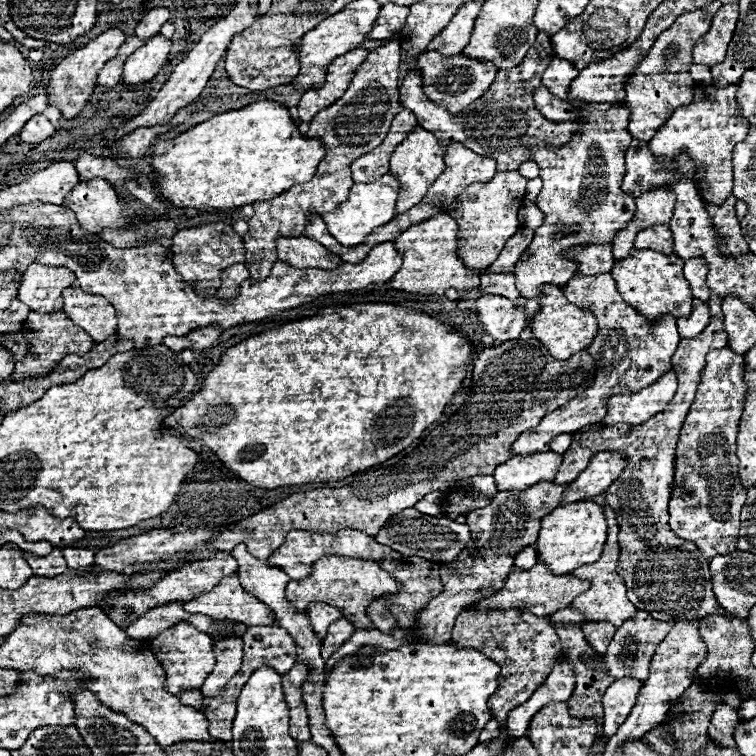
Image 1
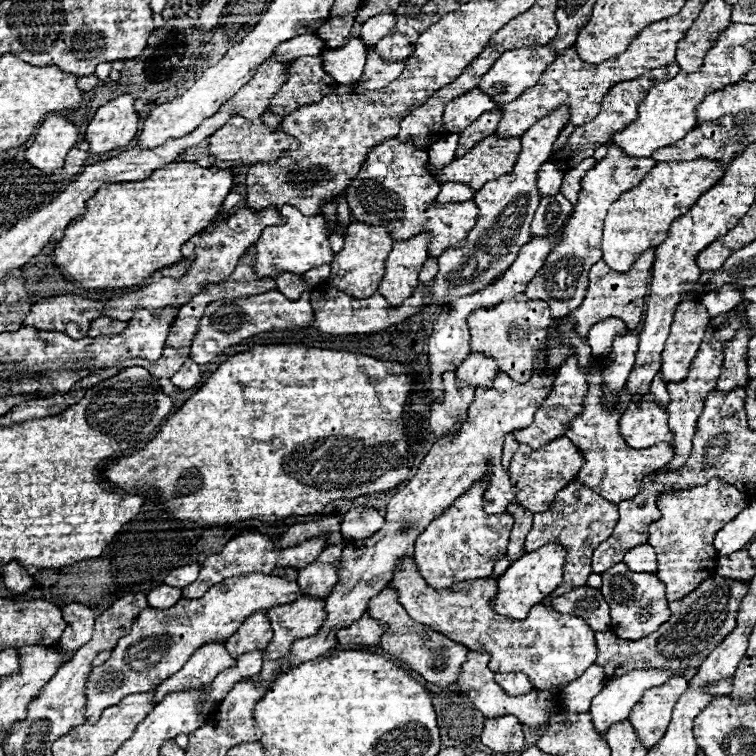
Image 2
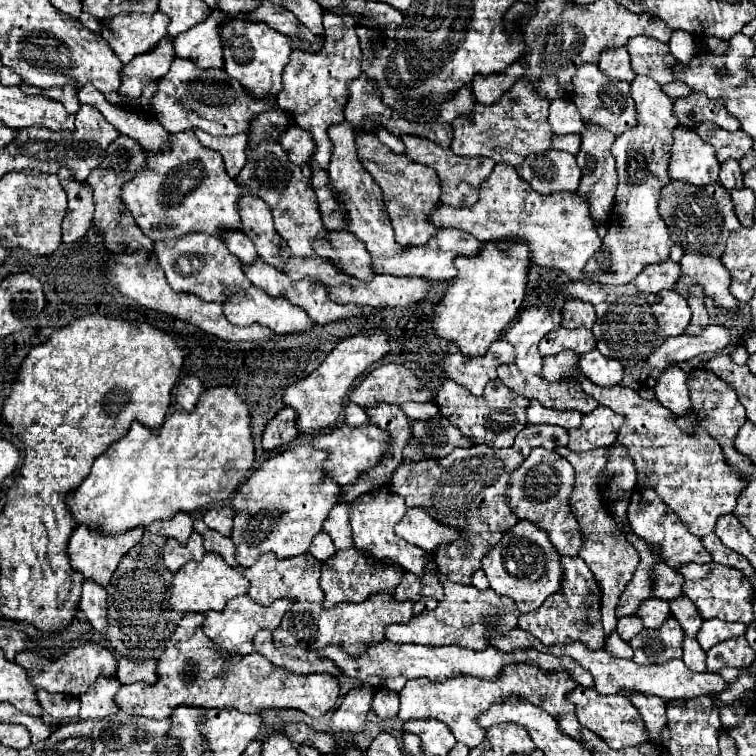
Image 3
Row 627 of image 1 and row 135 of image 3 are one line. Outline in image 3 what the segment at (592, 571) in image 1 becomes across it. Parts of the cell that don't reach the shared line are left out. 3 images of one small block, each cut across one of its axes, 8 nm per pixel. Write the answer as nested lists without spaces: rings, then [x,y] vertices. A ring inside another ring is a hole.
[[[582,64],[574,74],[572,82],[574,82],[574,104],[586,126],[598,126],[610,130],[614,136],[620,136],[620,132],[626,132],[628,128],[636,128],[636,106],[632,104],[628,82],[606,76],[594,64]]]

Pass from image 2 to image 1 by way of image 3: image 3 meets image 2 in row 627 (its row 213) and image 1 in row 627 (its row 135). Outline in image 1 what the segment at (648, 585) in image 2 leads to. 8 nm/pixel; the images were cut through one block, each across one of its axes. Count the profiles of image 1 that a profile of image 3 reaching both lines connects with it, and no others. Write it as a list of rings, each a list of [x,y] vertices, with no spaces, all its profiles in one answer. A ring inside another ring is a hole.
[[[638,610],[636,618],[624,622],[620,630],[616,630],[614,640],[608,646],[608,652],[604,654],[604,662],[608,666],[608,676],[612,678],[636,678],[636,680],[648,680],[648,668],[650,668],[650,658],[654,656],[654,650],[662,642],[662,638],[668,634],[668,630],[674,626],[672,620],[660,622],[652,618],[648,612]]]

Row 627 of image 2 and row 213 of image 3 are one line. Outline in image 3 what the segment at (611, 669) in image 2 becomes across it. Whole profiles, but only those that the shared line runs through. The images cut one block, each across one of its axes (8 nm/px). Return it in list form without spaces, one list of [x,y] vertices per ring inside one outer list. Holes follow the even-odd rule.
[[[672,182],[664,186],[658,208],[660,208],[660,216],[670,228],[672,244],[682,246],[686,252],[700,252],[716,260],[720,260],[720,256],[724,254],[724,244],[728,236],[742,226],[740,220],[736,220],[736,214],[732,212],[730,192],[726,188],[720,188],[718,182],[710,186]]]

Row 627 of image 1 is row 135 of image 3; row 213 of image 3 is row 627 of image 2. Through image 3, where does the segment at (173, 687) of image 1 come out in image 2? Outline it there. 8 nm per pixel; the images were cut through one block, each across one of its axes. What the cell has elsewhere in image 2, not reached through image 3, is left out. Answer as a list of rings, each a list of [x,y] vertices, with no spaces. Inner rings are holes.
[[[246,574],[218,582],[202,598],[180,598],[168,610],[142,610],[134,620],[130,634],[118,640],[114,656],[102,666],[92,668],[86,686],[86,718],[96,722],[104,708],[118,704],[128,694],[154,690],[160,682],[176,674],[200,646],[208,642],[226,642],[254,612],[268,610],[268,606],[280,606],[280,602],[294,602],[300,596],[304,594],[296,582],[284,582],[284,578],[270,574]]]

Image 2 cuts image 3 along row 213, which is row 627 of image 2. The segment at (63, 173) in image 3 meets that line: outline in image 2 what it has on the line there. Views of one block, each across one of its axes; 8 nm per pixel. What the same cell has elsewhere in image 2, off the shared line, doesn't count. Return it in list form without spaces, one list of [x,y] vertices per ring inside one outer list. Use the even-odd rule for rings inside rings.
[[[68,604],[62,608],[62,616],[66,620],[64,636],[56,646],[64,648],[80,648],[82,642],[88,642],[94,632],[94,614],[84,604]]]

